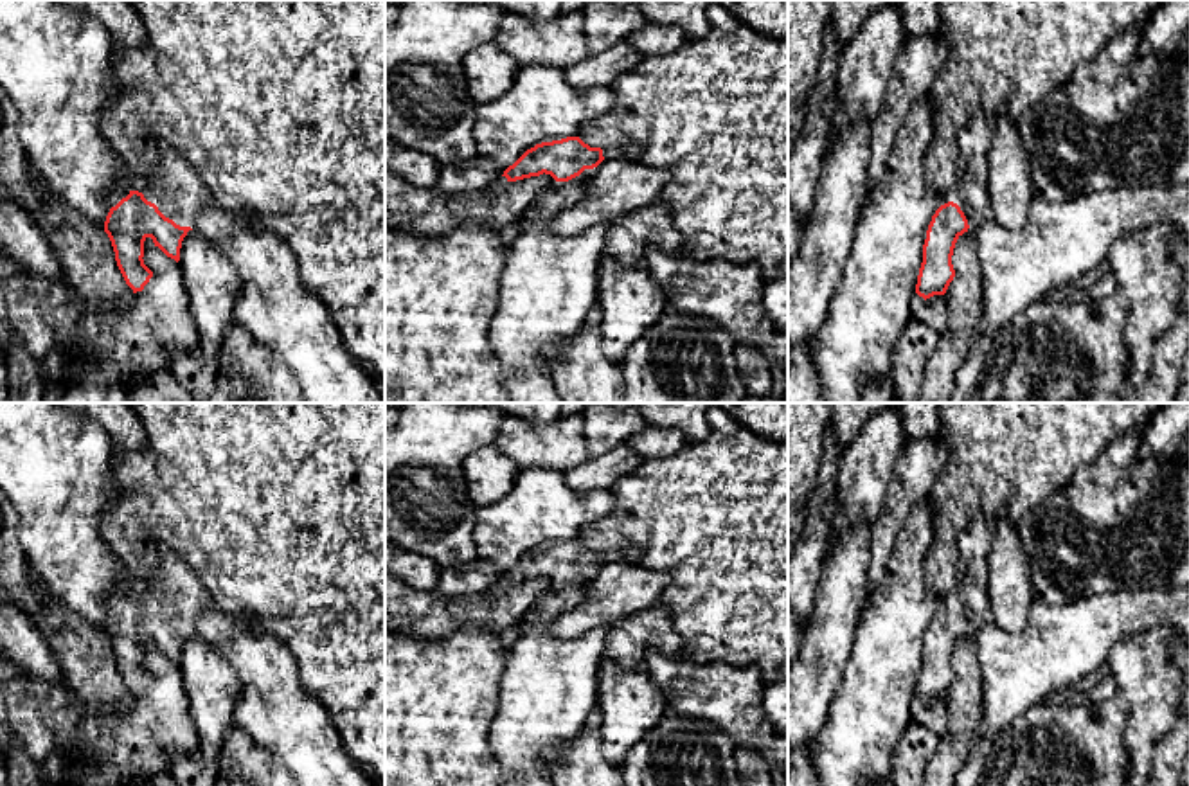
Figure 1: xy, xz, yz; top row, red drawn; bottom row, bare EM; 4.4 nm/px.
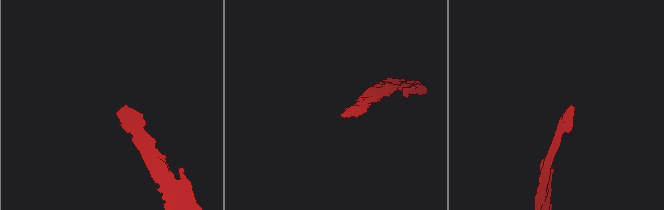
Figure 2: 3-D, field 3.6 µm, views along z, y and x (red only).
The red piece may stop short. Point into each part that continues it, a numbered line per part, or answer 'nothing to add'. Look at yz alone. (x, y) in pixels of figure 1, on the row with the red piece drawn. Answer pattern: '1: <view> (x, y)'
1: yz (972, 184)

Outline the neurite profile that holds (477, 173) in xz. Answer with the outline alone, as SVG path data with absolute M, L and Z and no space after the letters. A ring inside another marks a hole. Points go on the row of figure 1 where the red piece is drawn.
M477 155L468 160L444 164L439 171L435 187L446 194L487 191L504 174L504 167Z

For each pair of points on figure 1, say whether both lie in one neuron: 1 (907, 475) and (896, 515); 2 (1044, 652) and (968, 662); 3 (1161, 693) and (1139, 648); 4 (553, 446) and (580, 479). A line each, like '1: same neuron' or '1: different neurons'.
1: same neuron
2: different neurons
3: different neurons
4: different neurons

